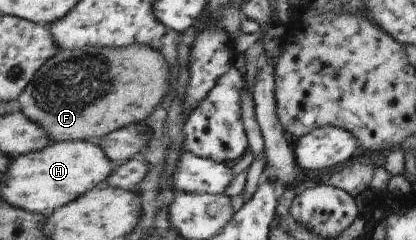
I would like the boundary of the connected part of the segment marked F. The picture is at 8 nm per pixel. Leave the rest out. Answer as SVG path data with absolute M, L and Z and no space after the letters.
M147 46L61 49L39 66L16 102L25 118L35 124L41 122L40 127L51 142L96 141L111 131L131 128L149 116L167 90L167 69L163 56Z

